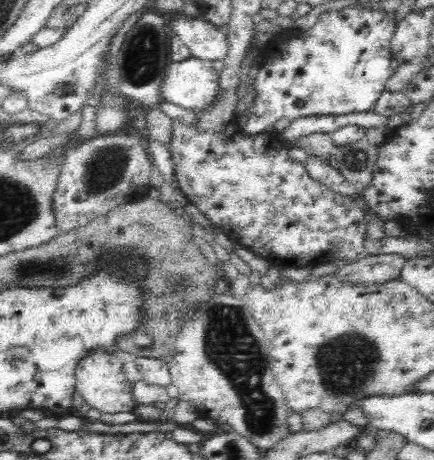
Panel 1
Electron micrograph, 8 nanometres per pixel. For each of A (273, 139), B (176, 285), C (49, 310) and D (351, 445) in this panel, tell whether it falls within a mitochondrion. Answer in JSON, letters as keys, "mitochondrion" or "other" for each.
{"A":"other","B":"mitochondrion","C":"other","D":"other"}

